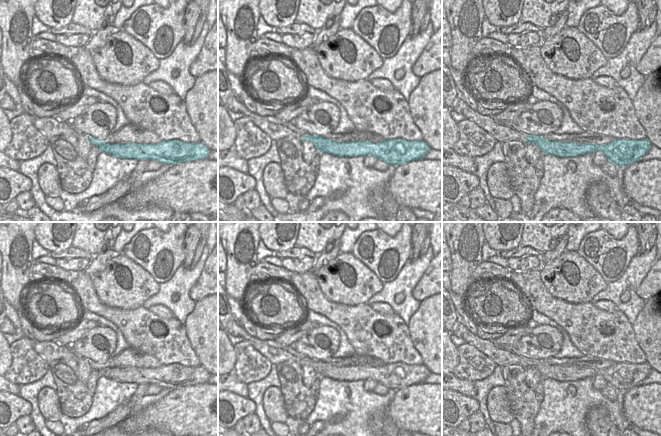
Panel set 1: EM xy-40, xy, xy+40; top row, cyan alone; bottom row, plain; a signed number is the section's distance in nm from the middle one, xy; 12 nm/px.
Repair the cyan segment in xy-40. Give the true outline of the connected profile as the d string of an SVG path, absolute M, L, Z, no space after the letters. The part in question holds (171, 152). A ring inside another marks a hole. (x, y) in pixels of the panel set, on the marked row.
M89 136L91 145L96 145L108 155L119 159L156 160L170 166L188 161L207 159L210 150L202 142L184 143L180 140L161 141L158 144L107 144L105 140Z

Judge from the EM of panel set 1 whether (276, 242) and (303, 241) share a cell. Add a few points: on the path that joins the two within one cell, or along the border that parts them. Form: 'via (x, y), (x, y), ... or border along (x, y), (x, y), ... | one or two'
border along (298, 232), (294, 245) | two

